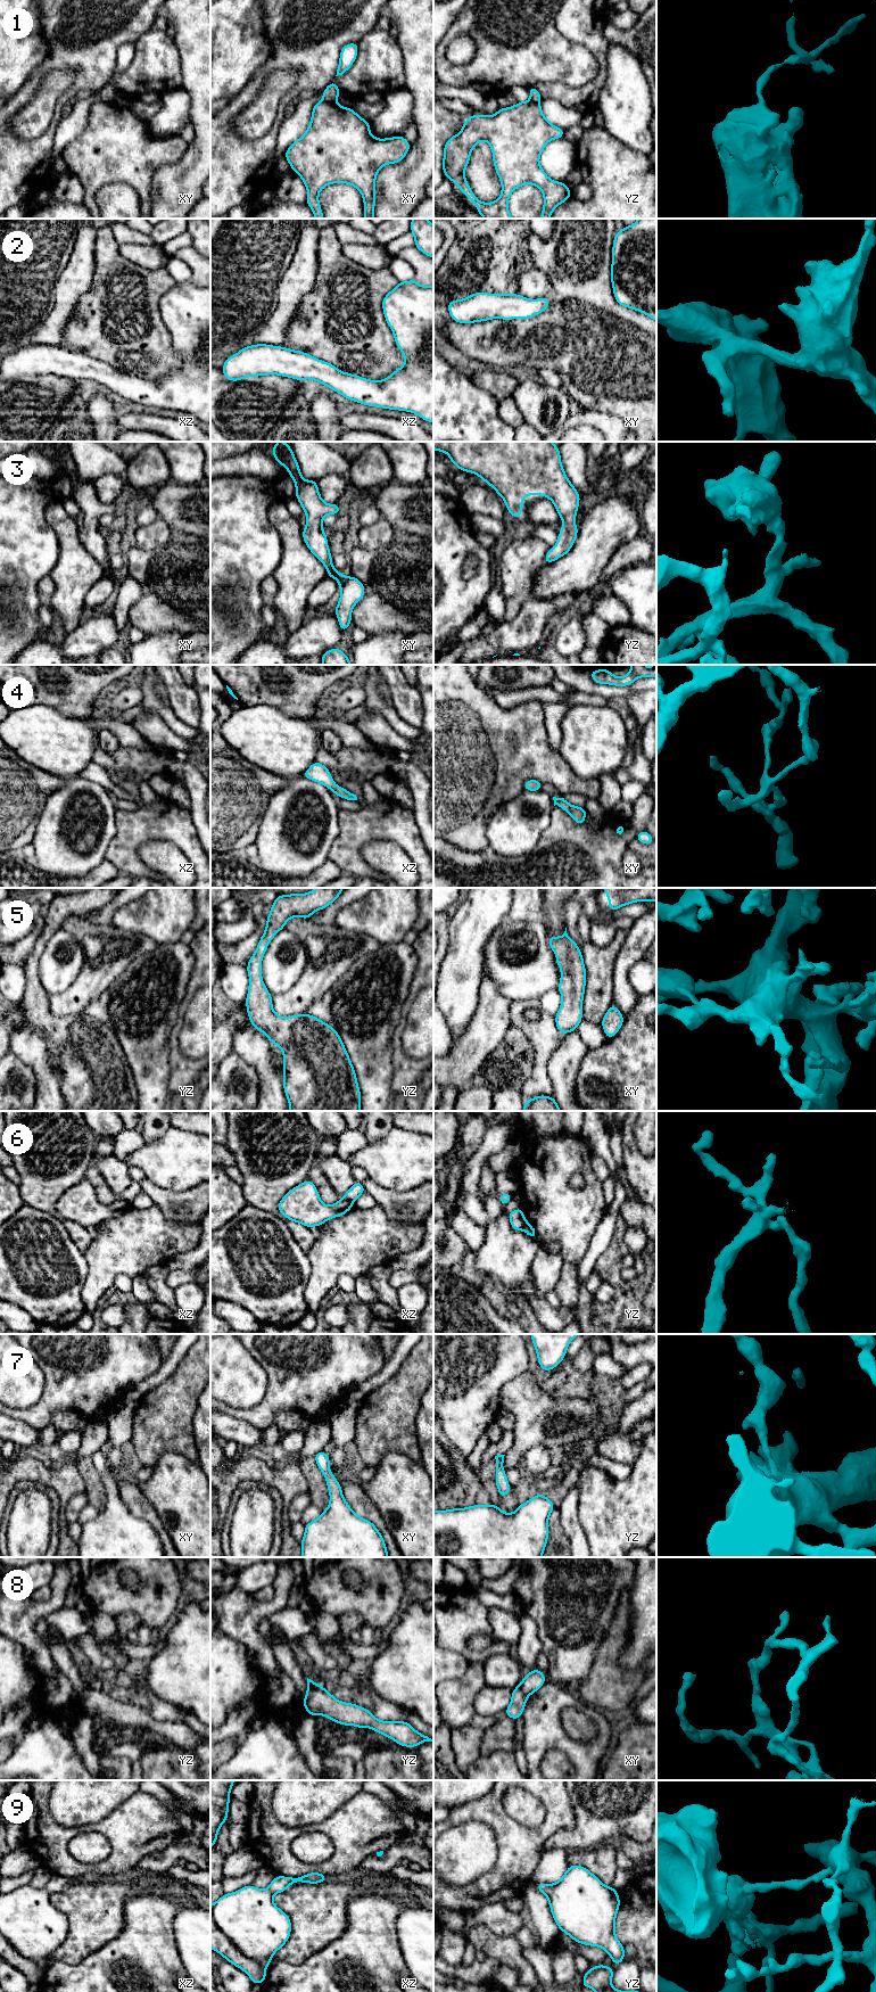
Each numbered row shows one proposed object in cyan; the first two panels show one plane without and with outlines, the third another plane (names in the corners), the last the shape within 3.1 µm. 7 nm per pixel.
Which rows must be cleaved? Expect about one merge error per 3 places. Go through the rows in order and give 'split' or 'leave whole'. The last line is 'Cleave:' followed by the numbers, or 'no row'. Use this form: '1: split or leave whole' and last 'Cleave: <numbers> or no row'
1: split
2: leave whole
3: leave whole
4: leave whole
5: leave whole
6: split
7: leave whole
8: split
9: leave whole
Cleave: 1, 6, 8

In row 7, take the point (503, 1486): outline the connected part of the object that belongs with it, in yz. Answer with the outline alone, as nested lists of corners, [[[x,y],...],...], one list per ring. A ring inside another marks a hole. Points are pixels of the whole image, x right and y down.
[[[505,1455],[495,1456],[495,1459],[496,1459],[495,1481],[496,1481],[496,1485],[497,1485],[497,1489],[498,1489],[498,1495],[501,1496],[501,1498],[505,1498],[509,1495],[510,1488],[511,1488],[511,1485],[507,1481],[504,1467],[503,1467],[504,1456]]]

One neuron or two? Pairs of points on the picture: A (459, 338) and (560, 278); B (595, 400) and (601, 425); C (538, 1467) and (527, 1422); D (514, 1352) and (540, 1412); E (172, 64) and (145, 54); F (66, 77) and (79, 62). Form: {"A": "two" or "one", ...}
{"A": "one", "B": "two", "C": "two", "D": "two", "E": "one", "F": "two"}

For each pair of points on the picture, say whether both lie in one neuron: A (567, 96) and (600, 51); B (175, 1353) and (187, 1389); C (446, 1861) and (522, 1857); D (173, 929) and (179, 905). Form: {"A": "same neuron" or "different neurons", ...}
{"A": "same neuron", "B": "different neurons", "C": "different neurons", "D": "same neuron"}

